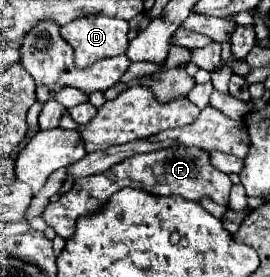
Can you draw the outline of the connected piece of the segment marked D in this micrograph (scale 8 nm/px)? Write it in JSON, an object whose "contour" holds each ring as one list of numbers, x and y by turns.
{"contour":[[84,16,62,26,62,38,74,48,76,66,92,66,102,58,118,56,128,46,128,22,108,16]]}

